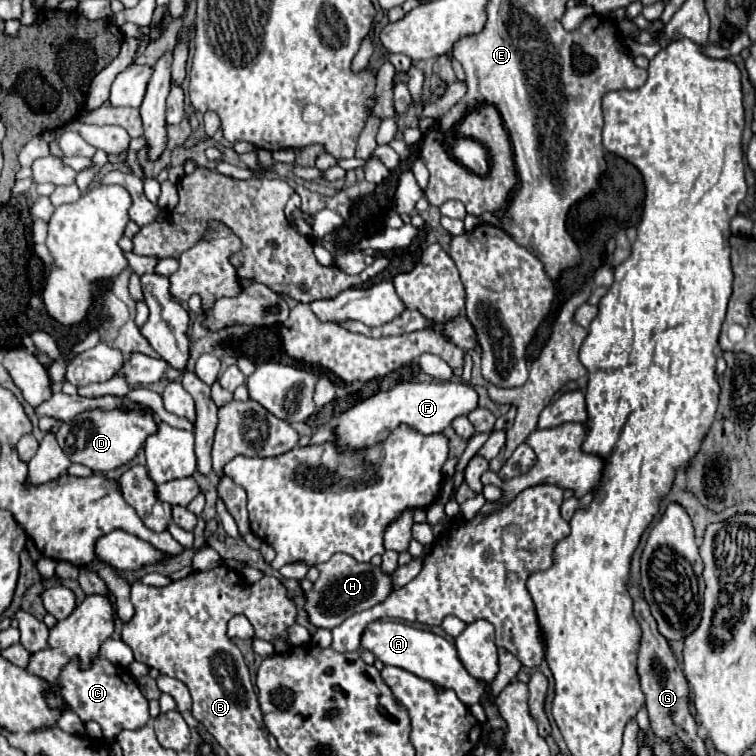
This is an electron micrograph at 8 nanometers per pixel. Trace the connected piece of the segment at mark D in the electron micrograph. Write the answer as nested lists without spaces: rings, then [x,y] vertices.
[[[124,398],[122,408],[112,408],[112,410],[96,408],[80,412],[74,420],[62,424],[62,428],[56,432],[56,438],[60,448],[72,462],[88,466],[96,472],[108,472],[124,464],[130,464],[136,458],[138,450],[144,446],[146,438],[156,430],[158,424],[150,416],[150,412],[140,410],[136,402]]]

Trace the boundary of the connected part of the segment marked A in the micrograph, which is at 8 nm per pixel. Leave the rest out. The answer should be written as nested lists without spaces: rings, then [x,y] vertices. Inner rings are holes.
[[[374,620],[364,628],[360,646],[364,650],[370,650],[386,666],[398,666],[424,680],[432,680],[434,684],[438,684],[442,688],[452,688],[466,706],[476,704],[482,696],[484,686],[476,678],[472,678],[466,672],[466,668],[462,668],[462,662],[458,660],[454,646],[442,636],[436,636],[436,634],[420,630],[420,628],[412,628],[410,624],[404,624],[404,622]]]

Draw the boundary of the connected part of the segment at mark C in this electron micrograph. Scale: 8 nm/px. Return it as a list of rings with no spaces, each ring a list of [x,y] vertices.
[[[96,658],[92,668],[80,670],[76,662],[66,664],[66,668],[60,674],[60,694],[70,706],[72,712],[80,716],[80,720],[88,722],[94,720],[102,726],[102,738],[106,742],[114,742],[118,732],[122,730],[138,730],[148,724],[150,712],[148,712],[148,700],[140,692],[134,678],[124,668],[118,668],[110,664],[106,658]]]

